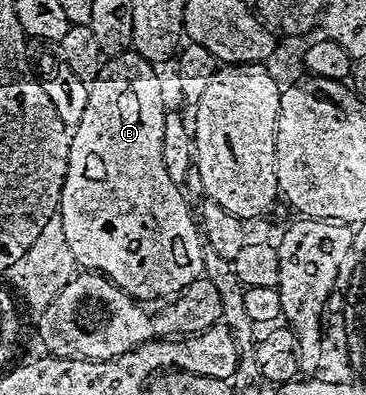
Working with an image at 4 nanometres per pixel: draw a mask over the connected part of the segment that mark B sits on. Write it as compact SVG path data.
M134 52L117 54L104 61L98 76L87 87L89 100L81 124L74 126L71 134L69 164L57 211L76 263L110 278L136 300L170 299L204 277L205 238L200 223L196 215L195 218L191 215L180 183L169 180L165 160L161 160L161 136L167 110L163 106L163 86L155 70L158 69L152 63Z

